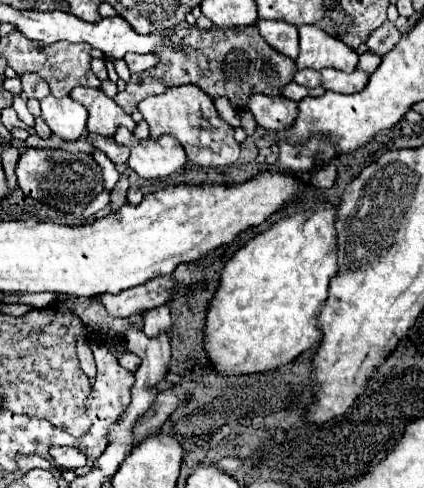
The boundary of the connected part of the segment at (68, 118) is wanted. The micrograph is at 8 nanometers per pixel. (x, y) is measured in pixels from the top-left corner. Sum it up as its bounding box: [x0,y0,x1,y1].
[40,94,88,140]

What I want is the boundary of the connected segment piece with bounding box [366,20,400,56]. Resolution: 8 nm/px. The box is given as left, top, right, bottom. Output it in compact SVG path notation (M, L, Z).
M386 20L386 24L382 24L382 26L370 36L370 40L368 40L366 44L368 44L368 50L370 50L370 52L376 52L376 54L384 56L384 54L388 54L388 52L396 46L398 40L400 40L400 32L396 30L396 26L394 26L390 20Z

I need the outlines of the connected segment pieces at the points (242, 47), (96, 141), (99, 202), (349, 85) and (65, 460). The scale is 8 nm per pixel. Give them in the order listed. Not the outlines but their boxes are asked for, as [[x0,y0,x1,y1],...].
[[114,26,298,114],[88,136,130,164],[84,190,110,218],[322,70,368,94],[50,446,86,470]]

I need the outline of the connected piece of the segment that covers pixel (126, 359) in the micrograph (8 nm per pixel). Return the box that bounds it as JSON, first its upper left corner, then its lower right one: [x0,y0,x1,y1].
[118,352,140,372]

